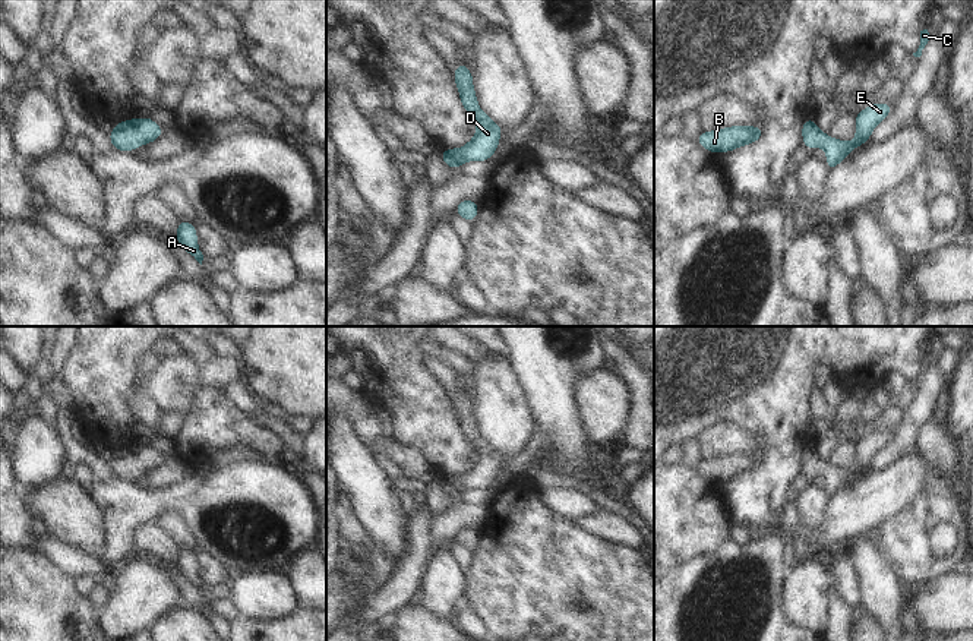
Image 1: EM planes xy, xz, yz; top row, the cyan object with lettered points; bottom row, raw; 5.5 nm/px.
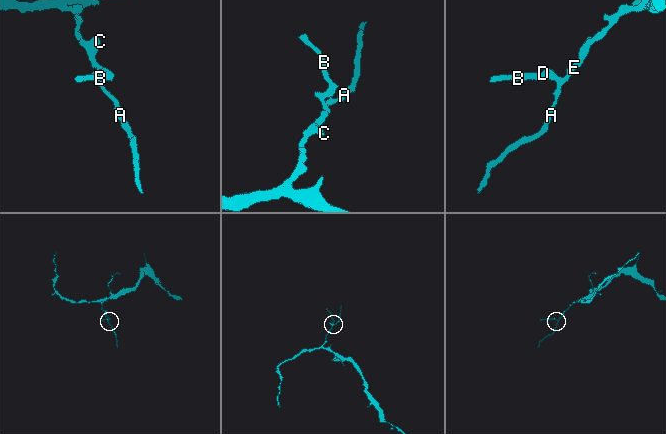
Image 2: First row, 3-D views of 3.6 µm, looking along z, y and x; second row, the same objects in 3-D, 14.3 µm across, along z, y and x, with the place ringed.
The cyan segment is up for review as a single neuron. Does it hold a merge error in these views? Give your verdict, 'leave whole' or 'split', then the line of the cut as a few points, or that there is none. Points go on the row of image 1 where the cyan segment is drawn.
leave whole; no cut

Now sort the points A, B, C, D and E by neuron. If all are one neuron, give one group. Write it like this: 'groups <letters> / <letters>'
groups A B C D E

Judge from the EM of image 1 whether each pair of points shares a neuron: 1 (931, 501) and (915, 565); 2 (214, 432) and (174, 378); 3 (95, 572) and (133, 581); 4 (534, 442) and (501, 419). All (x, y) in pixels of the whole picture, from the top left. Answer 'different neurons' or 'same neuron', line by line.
1: same neuron
2: different neurons
3: different neurons
4: different neurons

